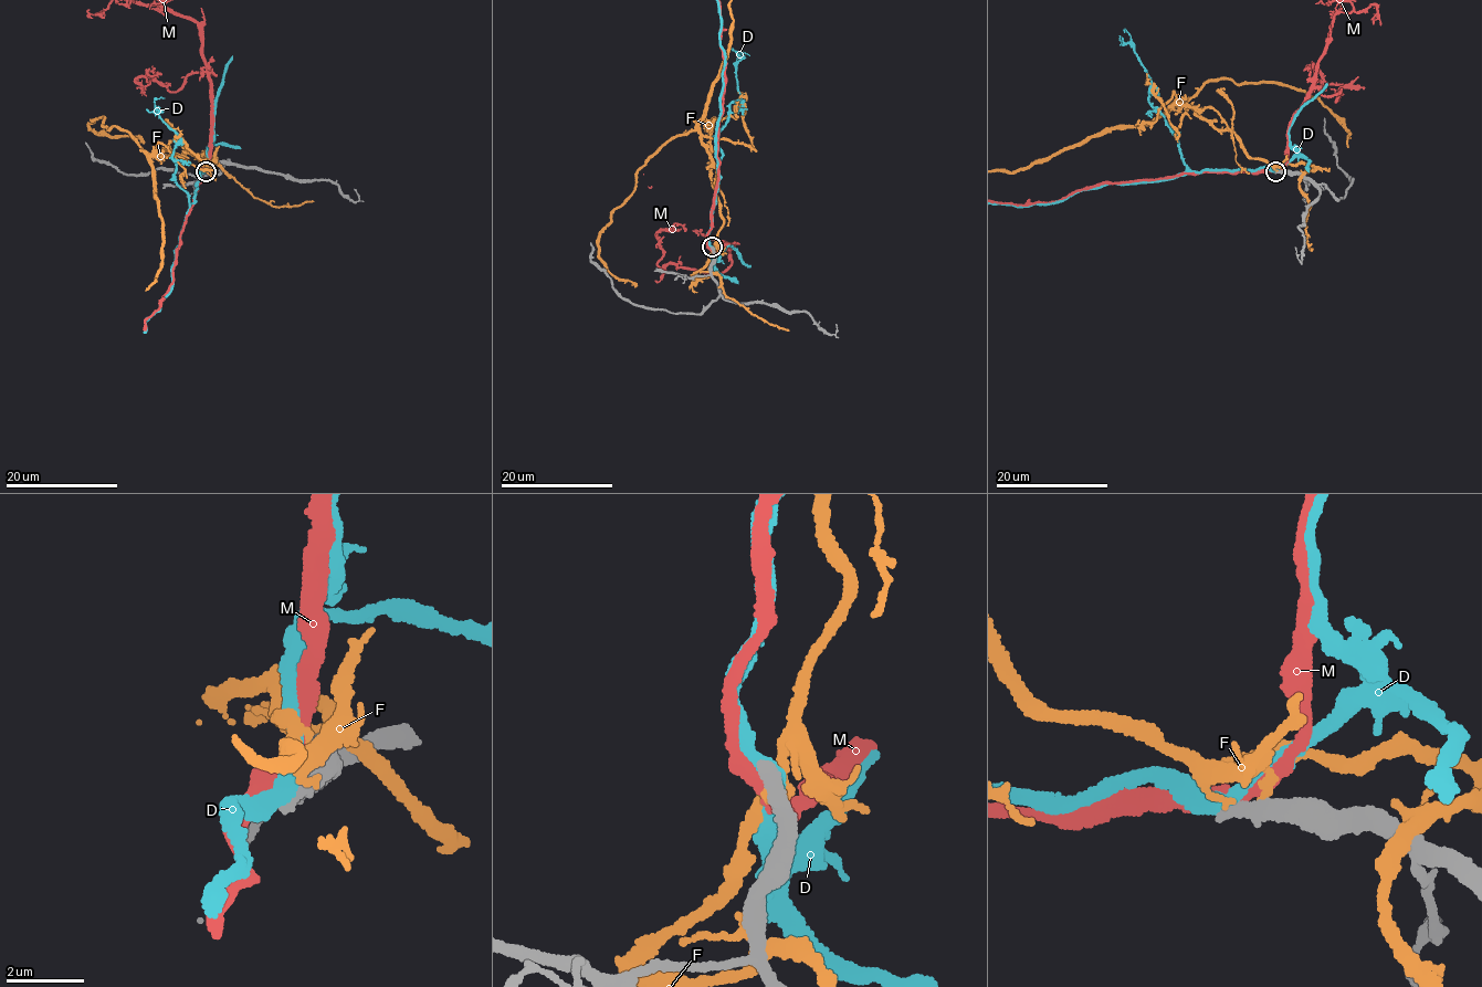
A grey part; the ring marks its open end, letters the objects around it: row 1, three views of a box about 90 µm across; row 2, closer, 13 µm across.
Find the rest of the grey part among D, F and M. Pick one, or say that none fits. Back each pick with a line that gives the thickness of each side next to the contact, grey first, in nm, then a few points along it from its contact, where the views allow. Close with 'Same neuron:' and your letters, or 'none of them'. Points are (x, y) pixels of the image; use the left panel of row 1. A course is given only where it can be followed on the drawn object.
Same neuron: none of them

